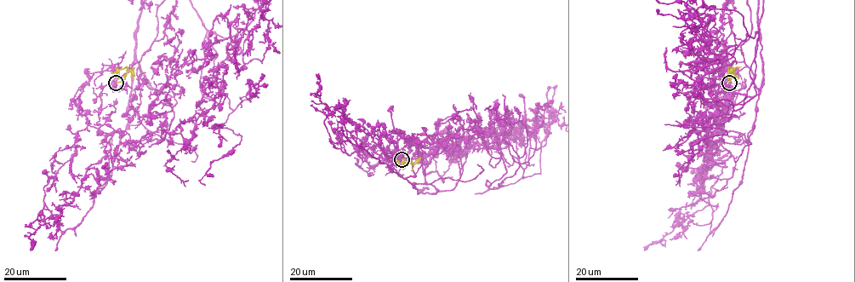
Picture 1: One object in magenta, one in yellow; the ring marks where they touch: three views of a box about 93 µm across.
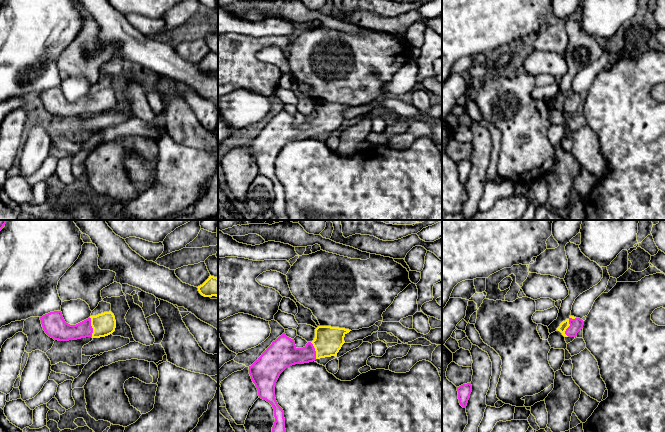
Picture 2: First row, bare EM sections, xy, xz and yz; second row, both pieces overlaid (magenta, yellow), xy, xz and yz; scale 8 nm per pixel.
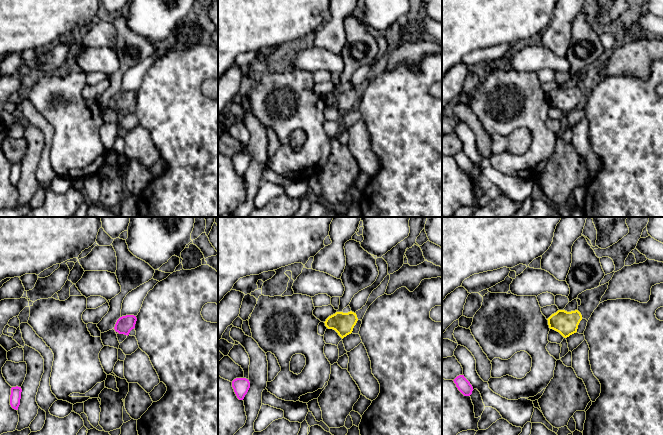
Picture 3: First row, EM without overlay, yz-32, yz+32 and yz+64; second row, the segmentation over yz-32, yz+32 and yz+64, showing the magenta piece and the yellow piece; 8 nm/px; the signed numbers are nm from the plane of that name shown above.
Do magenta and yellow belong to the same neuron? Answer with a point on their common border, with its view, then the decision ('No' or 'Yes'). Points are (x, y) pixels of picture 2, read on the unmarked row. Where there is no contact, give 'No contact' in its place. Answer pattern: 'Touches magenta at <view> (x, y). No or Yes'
Touches magenta at yz (570, 101). Yes

